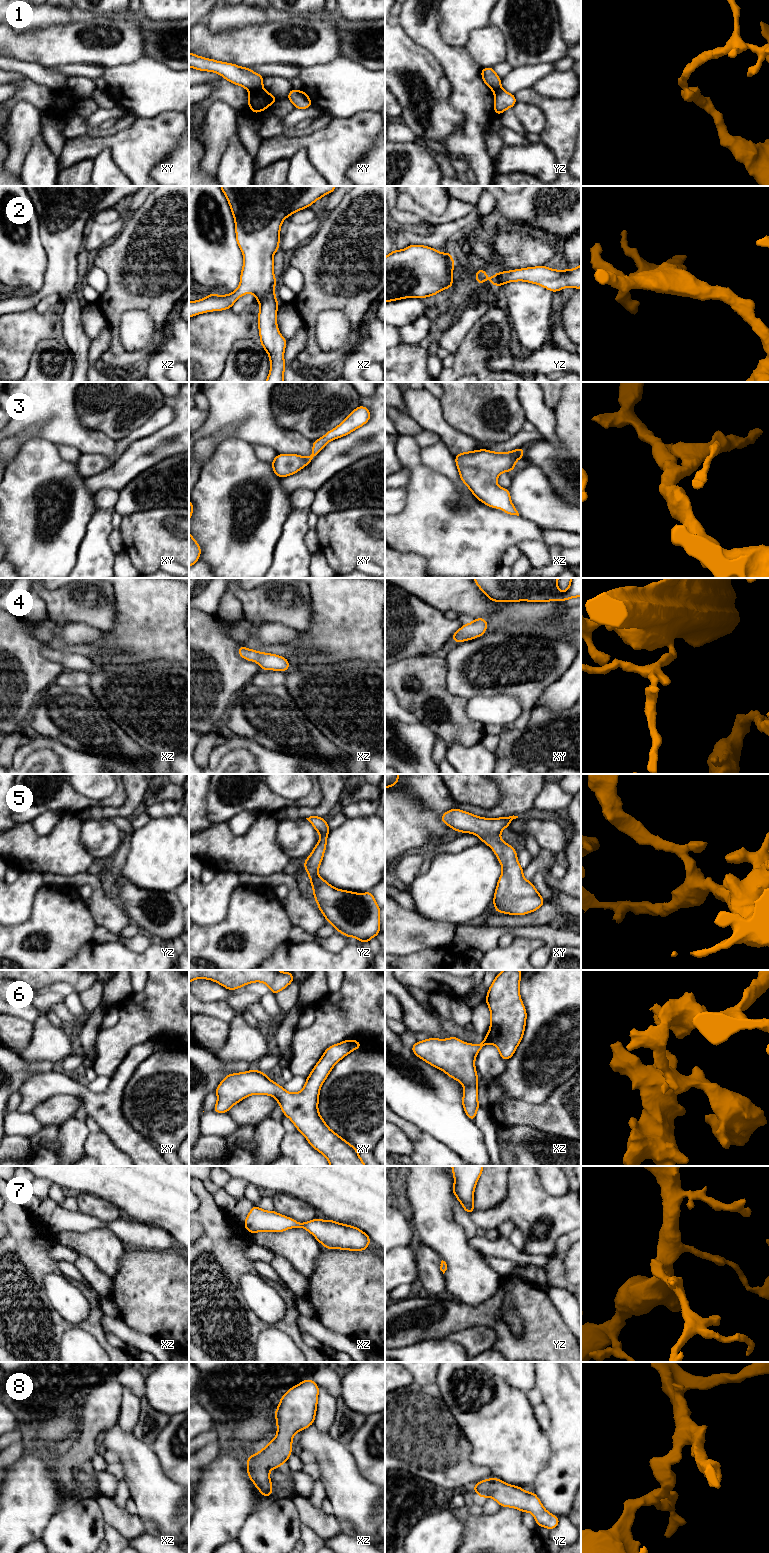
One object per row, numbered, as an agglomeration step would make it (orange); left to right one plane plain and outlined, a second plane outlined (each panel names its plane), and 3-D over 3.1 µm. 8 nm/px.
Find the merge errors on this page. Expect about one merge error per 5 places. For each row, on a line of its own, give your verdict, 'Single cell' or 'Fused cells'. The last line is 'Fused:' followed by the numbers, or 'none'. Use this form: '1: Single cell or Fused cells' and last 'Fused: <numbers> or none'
1: Fused cells
2: Single cell
3: Single cell
4: Single cell
5: Single cell
6: Single cell
7: Single cell
8: Single cell
Fused: 1

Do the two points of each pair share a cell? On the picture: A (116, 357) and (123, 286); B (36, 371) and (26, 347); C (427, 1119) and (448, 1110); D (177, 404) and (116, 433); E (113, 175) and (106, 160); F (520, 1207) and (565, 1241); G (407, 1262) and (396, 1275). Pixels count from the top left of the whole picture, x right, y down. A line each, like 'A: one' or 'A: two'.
A: one
B: two
C: one
D: two
E: one
F: two
G: one

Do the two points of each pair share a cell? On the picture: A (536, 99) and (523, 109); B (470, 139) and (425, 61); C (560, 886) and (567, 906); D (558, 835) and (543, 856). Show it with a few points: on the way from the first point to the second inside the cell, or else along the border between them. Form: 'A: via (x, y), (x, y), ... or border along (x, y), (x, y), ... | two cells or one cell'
A: border along (517, 100), (535, 104), (544, 114), (546, 121) | two cells
B: border along (451, 104), (463, 114), (464, 123), (444, 139) | two cells
C: border along (559, 892), (565, 892), (570, 895) | two cells
D: border along (541, 848), (555, 853) | two cells

